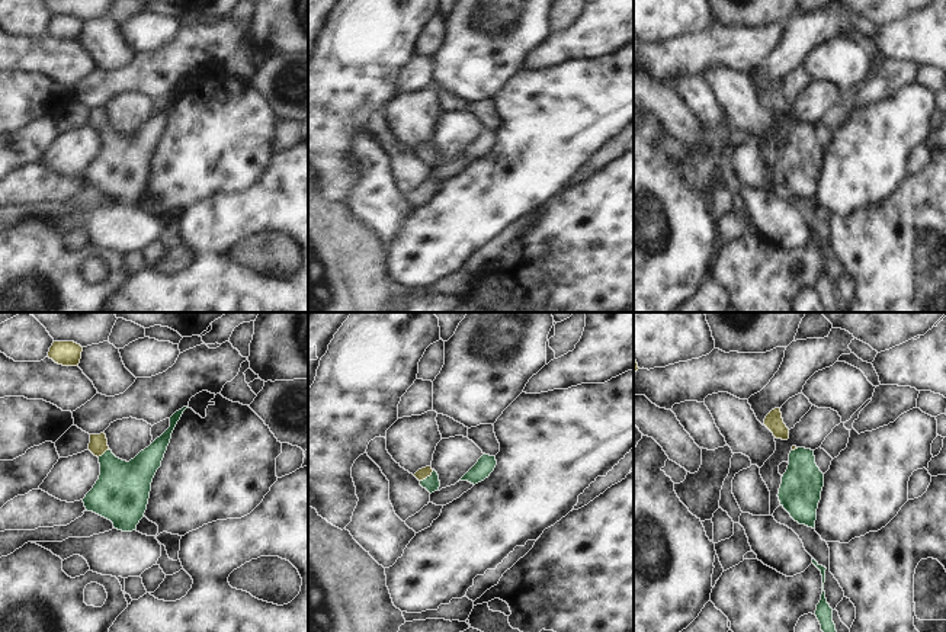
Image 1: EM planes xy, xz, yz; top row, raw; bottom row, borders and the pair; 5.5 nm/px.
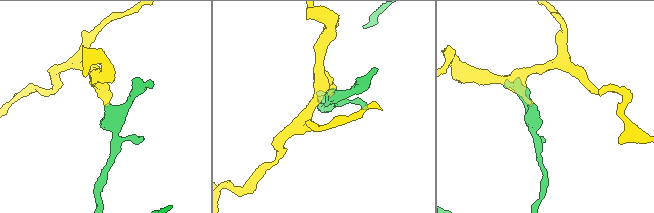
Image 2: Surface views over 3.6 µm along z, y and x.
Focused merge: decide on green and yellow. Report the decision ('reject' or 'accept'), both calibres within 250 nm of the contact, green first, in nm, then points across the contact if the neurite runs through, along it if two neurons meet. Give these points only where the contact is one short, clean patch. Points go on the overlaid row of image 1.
accept | 90/70 nm | across xz (432, 483), (427, 477), (422, 474)

